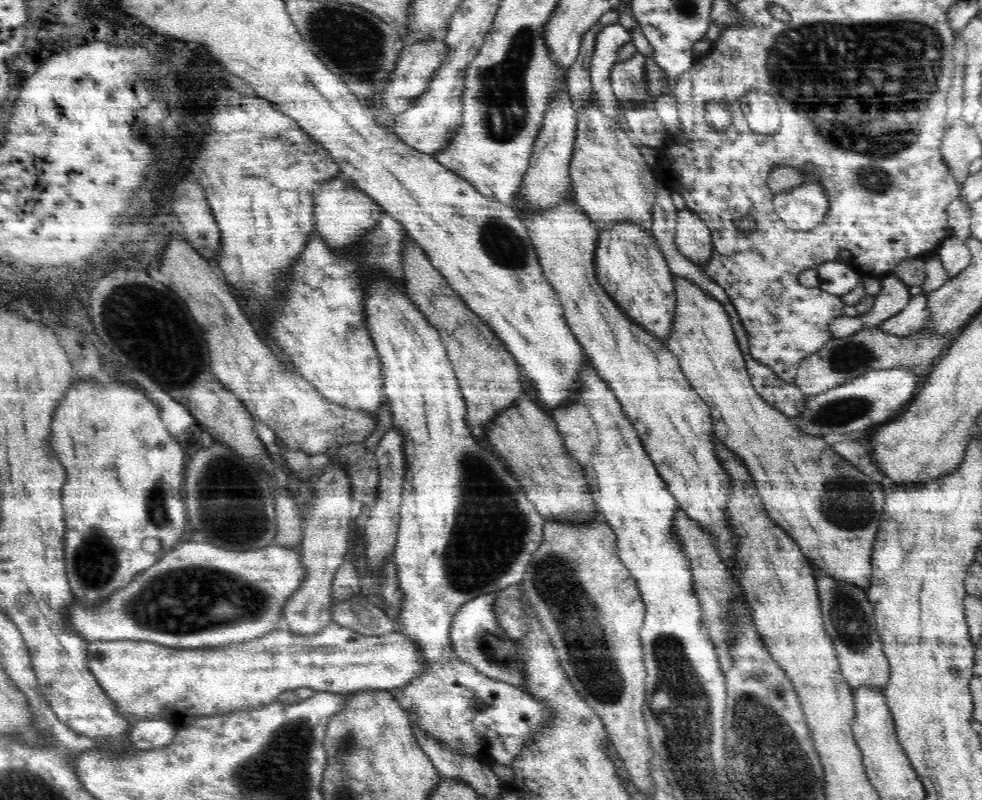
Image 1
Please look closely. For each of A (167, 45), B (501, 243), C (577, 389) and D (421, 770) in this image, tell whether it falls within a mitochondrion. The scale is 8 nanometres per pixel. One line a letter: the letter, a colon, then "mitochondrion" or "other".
A: other
B: mitochondrion
C: other
D: other

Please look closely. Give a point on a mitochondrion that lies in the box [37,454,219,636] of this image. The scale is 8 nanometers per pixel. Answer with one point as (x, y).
(95, 556)

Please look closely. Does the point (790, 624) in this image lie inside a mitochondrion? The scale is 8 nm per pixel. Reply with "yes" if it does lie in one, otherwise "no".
no

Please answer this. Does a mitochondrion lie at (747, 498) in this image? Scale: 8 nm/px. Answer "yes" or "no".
no

